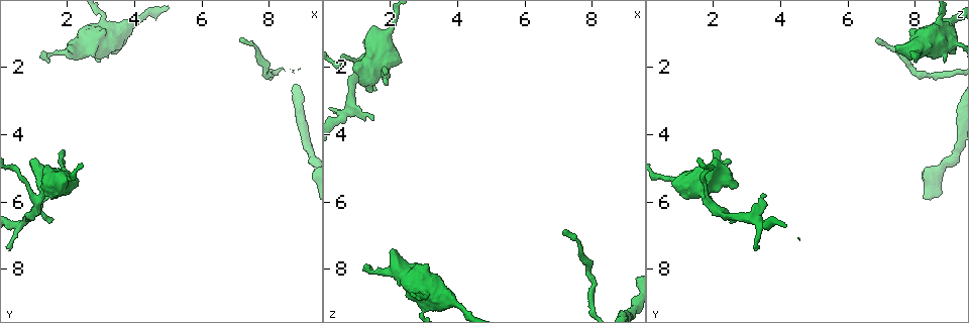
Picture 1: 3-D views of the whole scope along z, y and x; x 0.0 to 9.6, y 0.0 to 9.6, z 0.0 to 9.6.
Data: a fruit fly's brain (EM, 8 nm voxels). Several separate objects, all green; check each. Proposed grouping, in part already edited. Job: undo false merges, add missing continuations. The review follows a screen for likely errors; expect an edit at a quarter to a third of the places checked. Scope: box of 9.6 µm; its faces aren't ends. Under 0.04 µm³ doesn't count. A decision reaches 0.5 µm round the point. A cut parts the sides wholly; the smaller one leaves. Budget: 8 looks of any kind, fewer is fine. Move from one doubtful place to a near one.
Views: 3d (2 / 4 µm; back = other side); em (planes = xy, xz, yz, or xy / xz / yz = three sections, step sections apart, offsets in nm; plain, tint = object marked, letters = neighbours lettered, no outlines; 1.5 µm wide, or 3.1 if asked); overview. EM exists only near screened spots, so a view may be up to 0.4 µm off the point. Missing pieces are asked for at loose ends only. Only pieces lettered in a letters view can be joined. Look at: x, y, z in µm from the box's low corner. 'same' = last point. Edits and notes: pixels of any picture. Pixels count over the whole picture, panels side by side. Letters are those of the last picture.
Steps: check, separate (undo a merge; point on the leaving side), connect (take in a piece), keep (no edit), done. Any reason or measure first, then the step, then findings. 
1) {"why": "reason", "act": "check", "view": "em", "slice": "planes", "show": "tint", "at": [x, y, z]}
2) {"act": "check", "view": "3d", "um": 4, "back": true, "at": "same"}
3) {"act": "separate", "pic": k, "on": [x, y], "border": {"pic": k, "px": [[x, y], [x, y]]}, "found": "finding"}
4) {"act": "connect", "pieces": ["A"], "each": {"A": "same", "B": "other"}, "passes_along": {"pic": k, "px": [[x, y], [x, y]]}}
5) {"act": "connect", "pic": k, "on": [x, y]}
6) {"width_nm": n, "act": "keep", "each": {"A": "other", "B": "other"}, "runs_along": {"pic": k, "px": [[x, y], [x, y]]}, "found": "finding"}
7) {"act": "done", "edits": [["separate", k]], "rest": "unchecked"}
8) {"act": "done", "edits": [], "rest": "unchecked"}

{"why": "an open end", "act": "check", "view": "3d", "um": 4, "at": [1.30, 1.60, 7.80]}

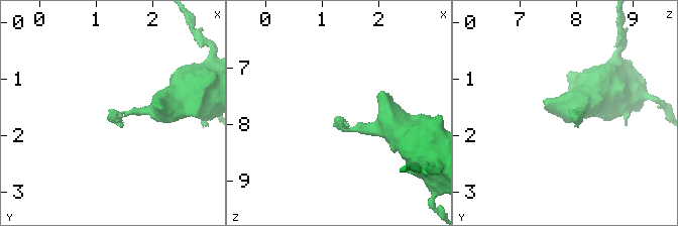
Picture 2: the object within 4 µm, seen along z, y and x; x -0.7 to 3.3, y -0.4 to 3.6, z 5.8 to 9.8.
{"why": "now the EM", "act": "check", "view": "em", "slice": "planes", "show": "letters", "at": [1.30, 1.55, 7.90]}

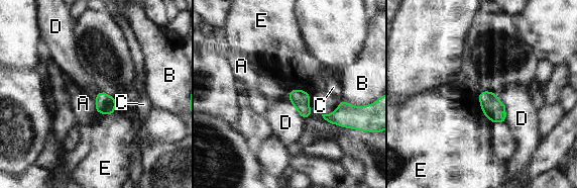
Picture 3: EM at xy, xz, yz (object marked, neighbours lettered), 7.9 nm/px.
{"width_nm": 150, "act": "keep", "each": {"A": "other", "B": "other", "C": "other", "D": "other", "E": "other"}, "border": {"pic": 3, "px": [[494, 93], [504, 105], [504, 120]]}, "found": "none of them fits"}

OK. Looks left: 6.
{"why": "branch stops here", "act": "check", "view": "em", "slice": "planes", "show": "letters", "at": [1.90, 4.40, 2.10]}

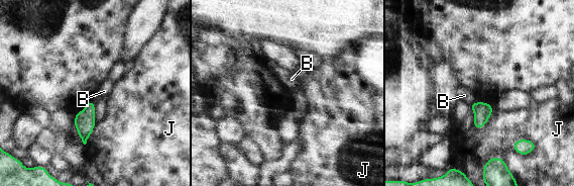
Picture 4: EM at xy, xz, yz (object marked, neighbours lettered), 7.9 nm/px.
{"act": "keep", "each": {"B": "other", "J": "other"}, "border": {"pic": 4, "px": [[474, 101], [469, 104]]}, "found": "no lettered piece goes on from it"}

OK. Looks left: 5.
{"why": "an open end", "act": "check", "view": "em", "slice": "planes", "show": "letters", "at": [1.65, 6.55, 2.65]}

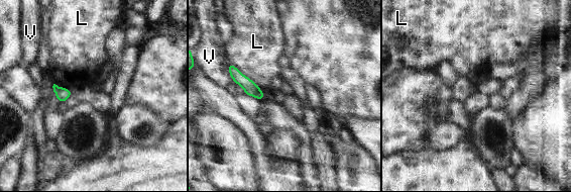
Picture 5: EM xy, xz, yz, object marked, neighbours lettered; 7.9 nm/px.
{"act": "keep", "each": {"L": "other", "V": "other"}, "runs_along": {"pic": 5, "px": [[230, 66], [243, 81], [261, 96]]}, "found": "none of them fits"}

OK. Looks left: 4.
{"act": "done", "edits": [], "rest": "unchecked"}

